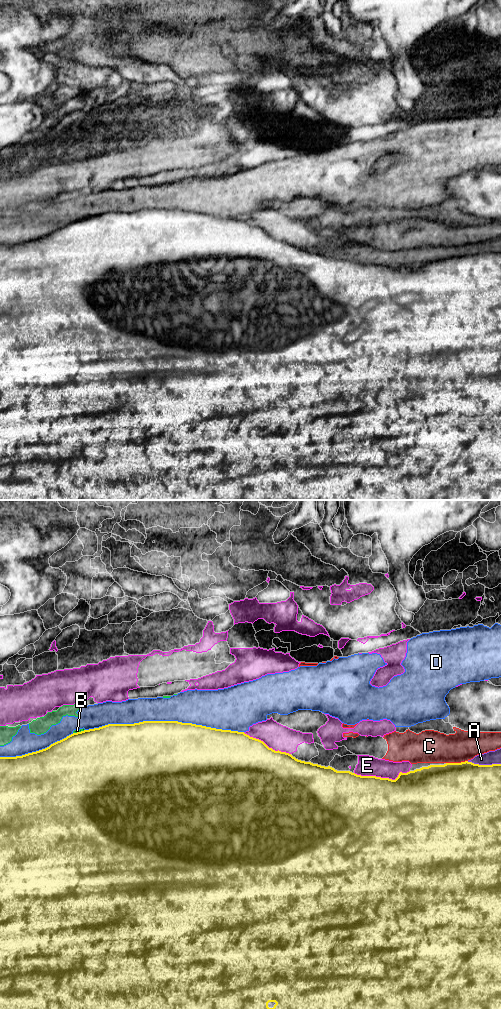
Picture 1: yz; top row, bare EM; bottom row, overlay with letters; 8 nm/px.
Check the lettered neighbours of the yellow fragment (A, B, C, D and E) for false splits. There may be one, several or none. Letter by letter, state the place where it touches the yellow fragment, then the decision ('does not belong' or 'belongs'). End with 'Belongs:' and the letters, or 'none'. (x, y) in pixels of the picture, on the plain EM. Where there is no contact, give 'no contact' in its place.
A: yz (484, 253) | does not belong
B: yz (78, 220) | does not belong
C: yz (456, 251) | does not belong
D: yz (164, 209) | does not belong
E: yz (382, 266) | does not belong
Belongs: none

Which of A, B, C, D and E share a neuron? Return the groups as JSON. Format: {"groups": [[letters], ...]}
{"groups": [["A"], ["B", "D"], ["C"], ["E"]]}

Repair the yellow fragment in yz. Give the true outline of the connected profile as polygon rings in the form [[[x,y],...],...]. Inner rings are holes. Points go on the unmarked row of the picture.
[[[143,209],[143,210],[139,210],[139,211],[134,211],[134,212],[108,212],[108,213],[105,213],[105,214],[102,214],[102,215],[99,215],[99,216],[94,216],[94,217],[89,217],[89,218],[84,218],[84,219],[81,219],[81,220],[77,220],[77,221],[73,221],[73,222],[71,222],[71,223],[69,223],[69,224],[67,224],[67,225],[66,225],[66,226],[64,226],[64,227],[62,227],[62,228],[60,228],[60,229],[57,229],[57,230],[55,230],[55,231],[53,231],[53,232],[51,232],[51,233],[50,233],[50,234],[49,234],[49,235],[47,235],[47,236],[45,236],[45,237],[42,237],[42,238],[39,238],[39,239],[36,239],[36,240],[32,240],[32,241],[28,241],[28,242],[25,242],[25,243],[22,243],[22,244],[16,244],[16,245],[0,245],[0,500],[502,500],[502,252],[492,252],[492,253],[479,253],[479,252],[474,252],[474,251],[472,251],[472,250],[468,250],[468,249],[465,249],[465,250],[461,250],[461,251],[446,251],[446,252],[444,252],[444,253],[430,253],[430,254],[428,254],[428,255],[422,255],[422,256],[420,256],[420,257],[416,257],[416,258],[414,258],[414,259],[409,259],[409,260],[407,260],[407,261],[402,261],[402,260],[400,260],[400,261],[399,261],[399,263],[398,263],[398,265],[397,265],[397,266],[396,266],[396,267],[395,267],[395,268],[392,268],[392,267],[389,267],[389,266],[381,266],[381,265],[376,265],[376,264],[361,264],[361,263],[357,263],[357,262],[355,262],[355,261],[352,261],[352,260],[350,260],[350,259],[337,259],[337,258],[335,258],[335,257],[334,257],[334,256],[332,256],[332,255],[330,255],[330,254],[328,254],[328,255],[325,255],[325,254],[321,254],[321,253],[318,253],[318,252],[313,252],[313,251],[311,251],[311,250],[305,250],[305,249],[301,249],[301,248],[298,248],[298,247],[296,247],[296,246],[295,246],[295,245],[293,245],[293,244],[292,244],[292,243],[291,243],[291,242],[289,242],[289,241],[286,241],[286,240],[281,240],[281,239],[279,239],[279,238],[278,238],[278,239],[275,239],[275,238],[273,238],[273,237],[272,237],[272,236],[269,236],[269,235],[268,235],[268,234],[267,234],[267,233],[266,233],[266,232],[265,232],[265,231],[264,231],[264,230],[263,230],[263,229],[261,229],[261,228],[259,228],[259,227],[256,227],[256,226],[253,226],[253,225],[250,225],[250,224],[249,224],[249,223],[247,223],[247,222],[245,222],[245,221],[244,221],[244,220],[238,220],[238,219],[231,219],[231,218],[222,218],[222,217],[216,217],[216,216],[211,216],[211,215],[206,215],[206,214],[202,214],[202,213],[196,213],[196,212],[192,212],[192,211],[182,211],[182,210],[178,210],[178,209]]]

